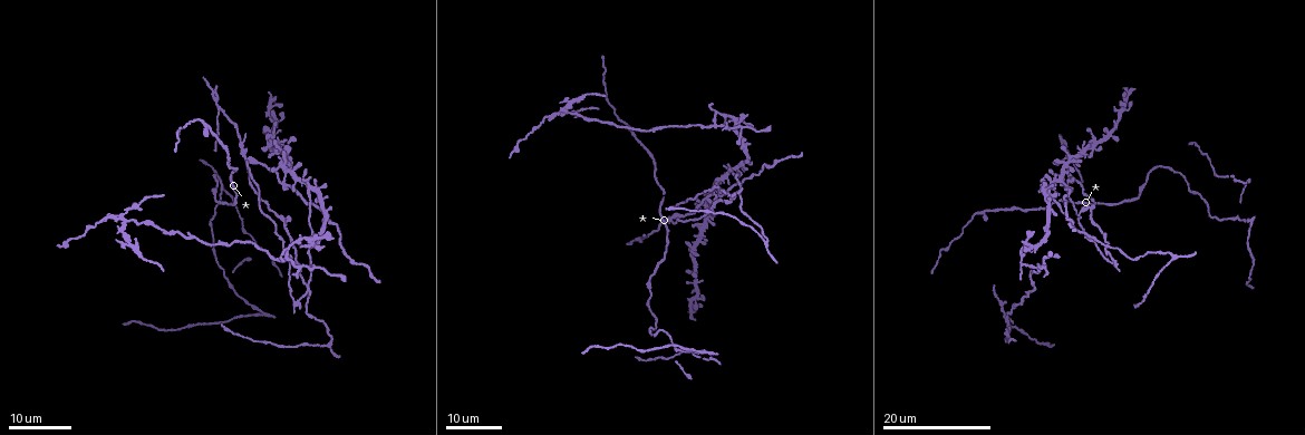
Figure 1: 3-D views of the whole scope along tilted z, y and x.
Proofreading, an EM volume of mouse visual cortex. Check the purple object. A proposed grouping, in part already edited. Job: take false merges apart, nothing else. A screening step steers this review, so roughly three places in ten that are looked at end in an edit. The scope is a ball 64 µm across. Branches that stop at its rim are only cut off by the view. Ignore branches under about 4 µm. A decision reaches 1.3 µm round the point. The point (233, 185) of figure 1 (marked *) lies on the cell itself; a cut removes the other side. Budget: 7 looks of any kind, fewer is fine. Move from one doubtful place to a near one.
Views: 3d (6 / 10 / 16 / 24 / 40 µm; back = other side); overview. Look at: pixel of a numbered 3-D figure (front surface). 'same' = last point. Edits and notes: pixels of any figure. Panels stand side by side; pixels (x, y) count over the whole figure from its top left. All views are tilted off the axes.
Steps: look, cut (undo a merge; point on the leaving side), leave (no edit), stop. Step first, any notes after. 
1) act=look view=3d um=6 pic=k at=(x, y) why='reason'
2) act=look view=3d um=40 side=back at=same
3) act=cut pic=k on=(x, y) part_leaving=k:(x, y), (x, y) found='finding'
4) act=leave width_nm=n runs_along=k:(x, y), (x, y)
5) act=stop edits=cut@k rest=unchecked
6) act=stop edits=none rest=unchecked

act=look view=3d um=16 pic=1 at=(704, 198) why='four-way junction'

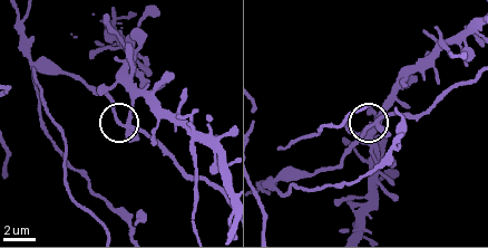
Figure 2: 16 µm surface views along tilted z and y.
act=look view=3d um=6 pic=2 at=(122, 127)

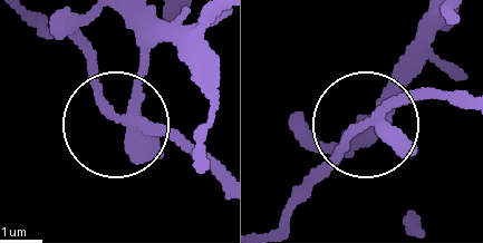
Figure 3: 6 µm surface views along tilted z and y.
act=cut pic=3 on=(95, 83) width_nm=290 part_leaving=3:(122, 113), (83, 45), (26, 19) found='two cells meet here'

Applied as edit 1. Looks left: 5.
act=look view=overview why='see it whole again'

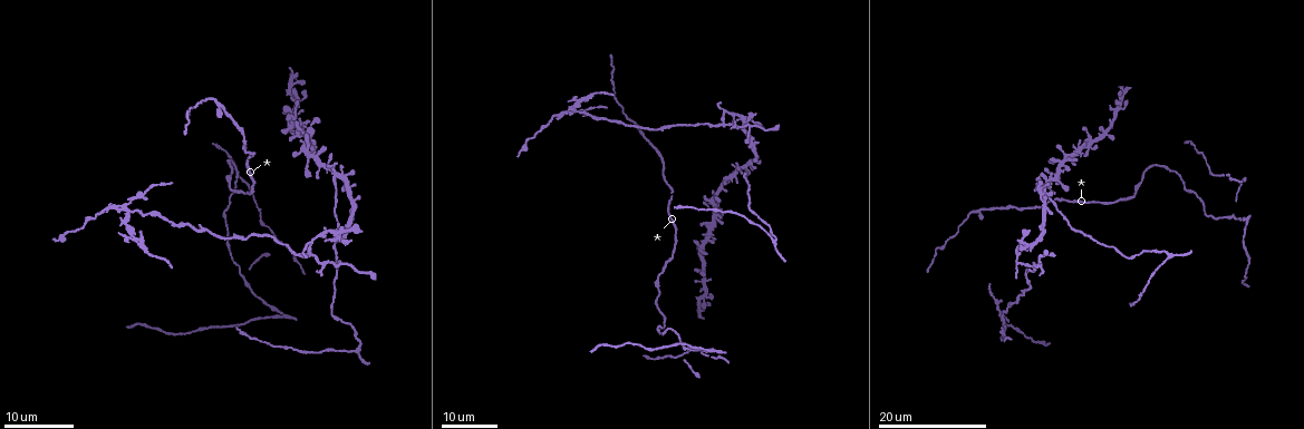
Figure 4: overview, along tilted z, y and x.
act=look view=3d um=24 pic=4 at=(744, 117) why='four or more arms meet'

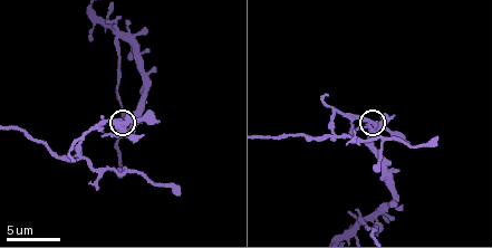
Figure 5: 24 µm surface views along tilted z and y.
act=look view=3d um=10 pic=5 at=(122, 123)

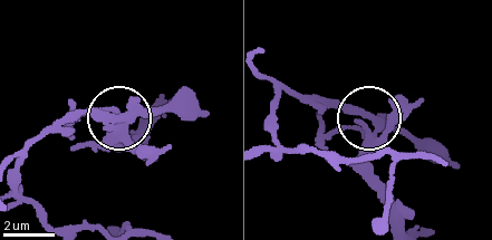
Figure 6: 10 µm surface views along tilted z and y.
act=cut pic=6 on=(94, 117) found='two cells meet here'

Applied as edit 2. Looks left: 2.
act=stop edits=cut@3,cut@6 rest=unchecked

